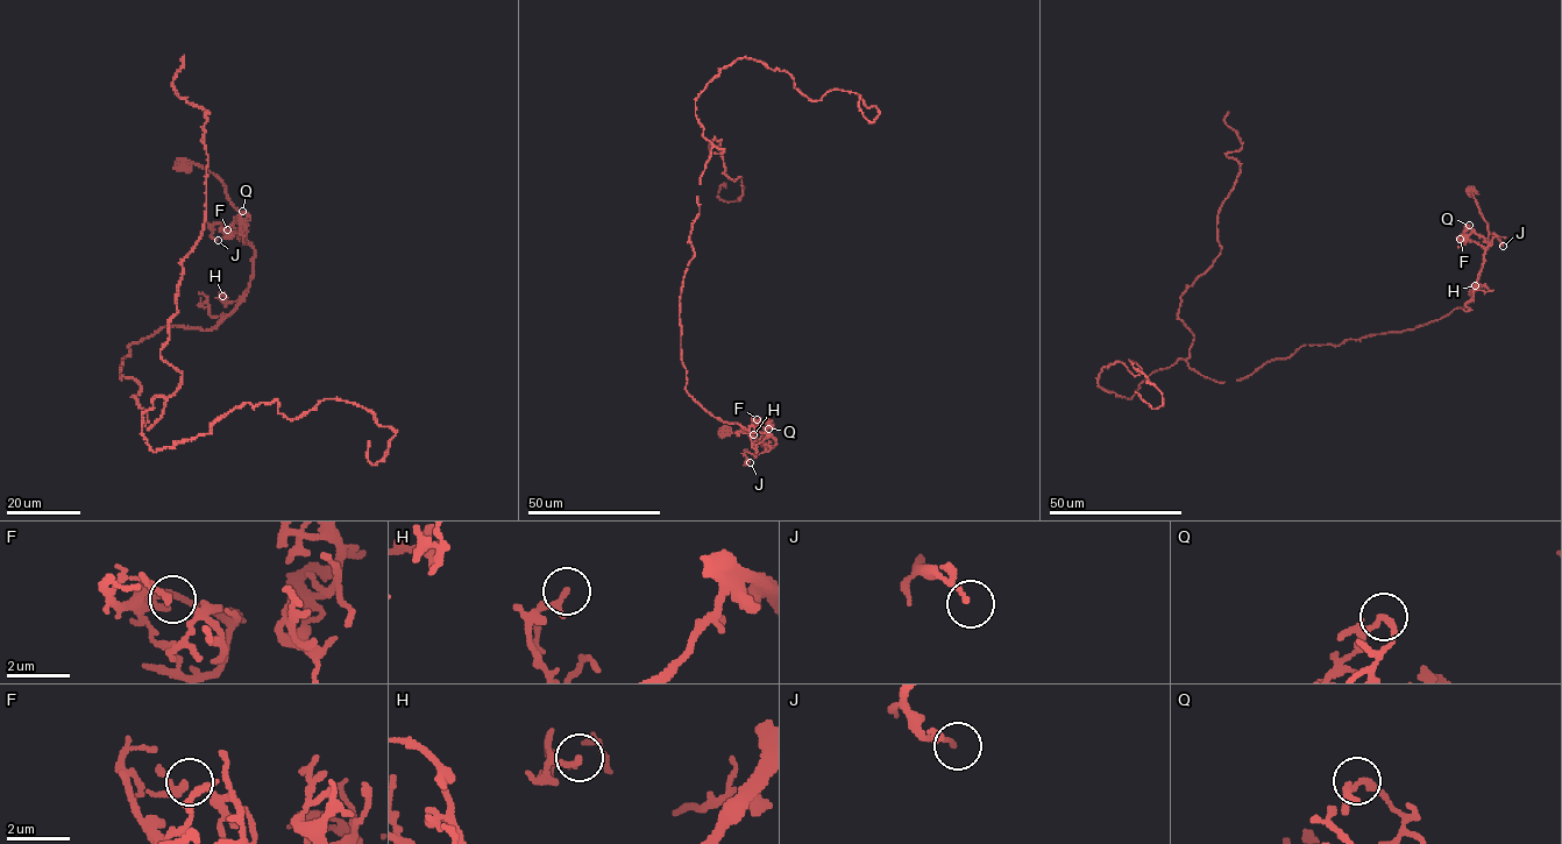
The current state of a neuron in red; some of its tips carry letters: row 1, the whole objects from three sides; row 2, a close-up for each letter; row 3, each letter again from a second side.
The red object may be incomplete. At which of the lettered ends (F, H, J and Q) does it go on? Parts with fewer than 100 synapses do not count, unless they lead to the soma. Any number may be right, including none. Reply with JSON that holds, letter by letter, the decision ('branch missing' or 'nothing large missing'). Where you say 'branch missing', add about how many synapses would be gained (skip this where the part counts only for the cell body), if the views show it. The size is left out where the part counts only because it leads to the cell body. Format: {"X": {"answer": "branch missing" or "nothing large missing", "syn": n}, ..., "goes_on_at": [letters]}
{"F": {"answer": "nothing large missing"}, "H": {"answer": "nothing large missing"}, "J": {"answer": "nothing large missing"}, "Q": {"answer": "nothing large missing"}, "goes_on_at": []}

